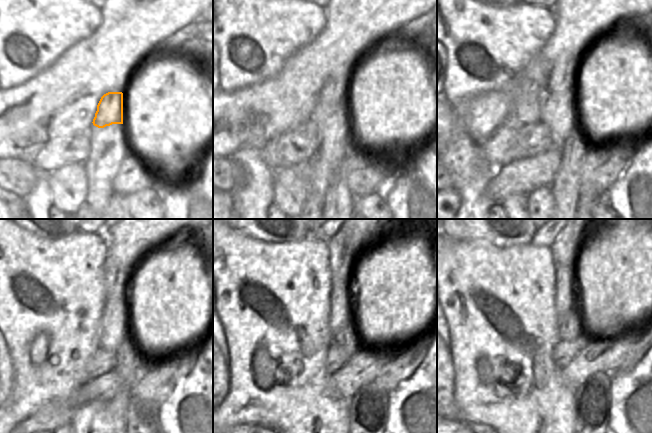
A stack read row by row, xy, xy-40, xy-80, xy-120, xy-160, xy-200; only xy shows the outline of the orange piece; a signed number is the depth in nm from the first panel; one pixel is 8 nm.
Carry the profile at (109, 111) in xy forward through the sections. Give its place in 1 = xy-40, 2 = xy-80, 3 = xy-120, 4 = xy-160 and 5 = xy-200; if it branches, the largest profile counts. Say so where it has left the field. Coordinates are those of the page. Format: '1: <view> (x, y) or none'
1: xy-40 (333, 96)
2: xy-80 (562, 77)
3: xy-120 (115, 287)
4: xy-160 (338, 258)
5: xy-200 (562, 247)

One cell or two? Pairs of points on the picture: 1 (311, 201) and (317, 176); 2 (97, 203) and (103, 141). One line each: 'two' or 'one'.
1: two
2: one

